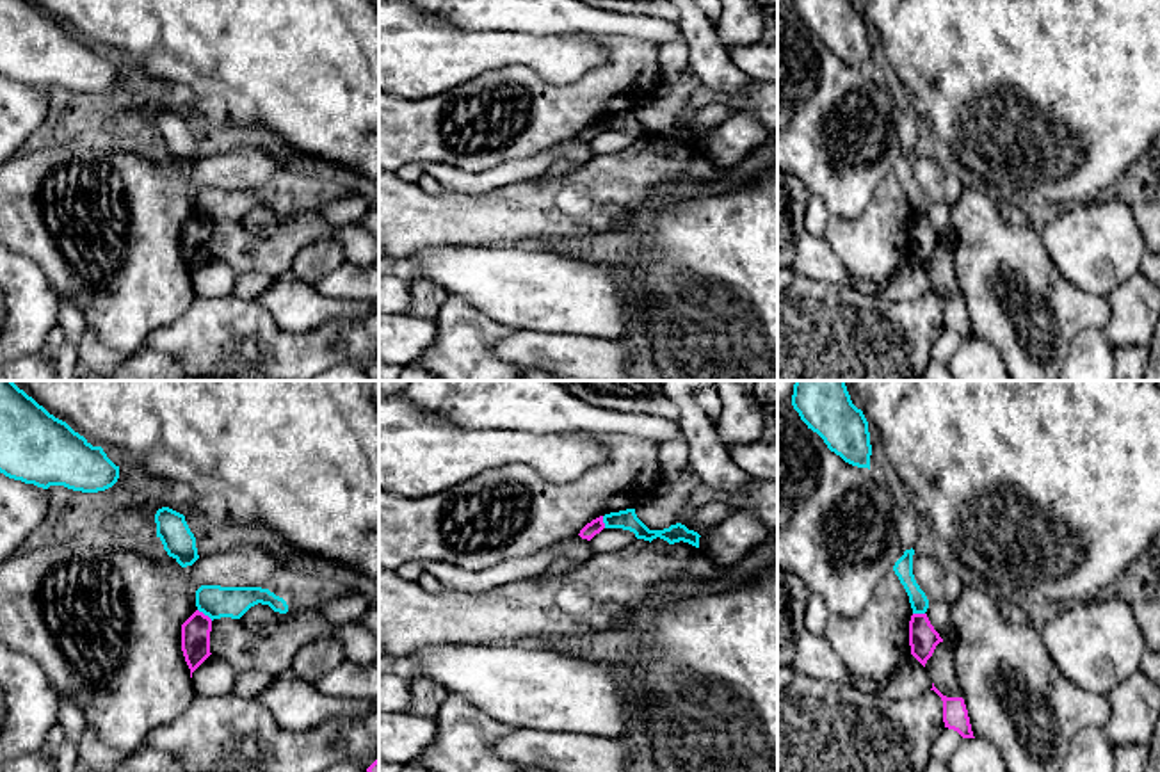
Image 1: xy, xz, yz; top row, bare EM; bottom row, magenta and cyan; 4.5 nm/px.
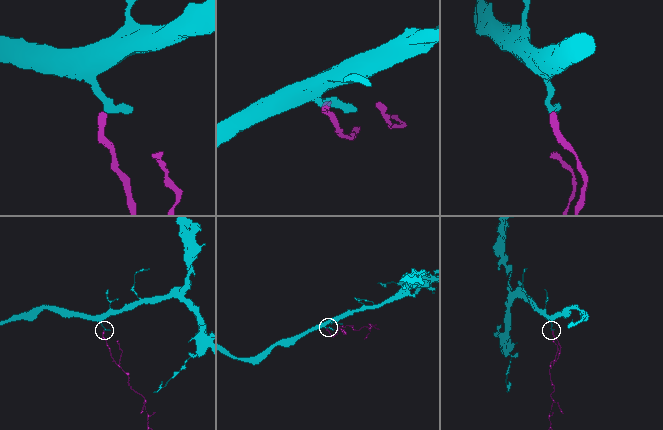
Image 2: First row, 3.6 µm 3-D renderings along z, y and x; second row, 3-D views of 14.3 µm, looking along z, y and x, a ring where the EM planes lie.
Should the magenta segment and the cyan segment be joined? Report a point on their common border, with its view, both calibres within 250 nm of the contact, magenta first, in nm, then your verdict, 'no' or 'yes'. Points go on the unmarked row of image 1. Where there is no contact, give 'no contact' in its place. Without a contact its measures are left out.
xy (203, 216) | 130/150 nm | no

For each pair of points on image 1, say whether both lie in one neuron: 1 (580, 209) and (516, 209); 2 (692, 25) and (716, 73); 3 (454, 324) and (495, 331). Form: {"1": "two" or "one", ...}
{"1": "one", "2": "one", "3": "one"}

